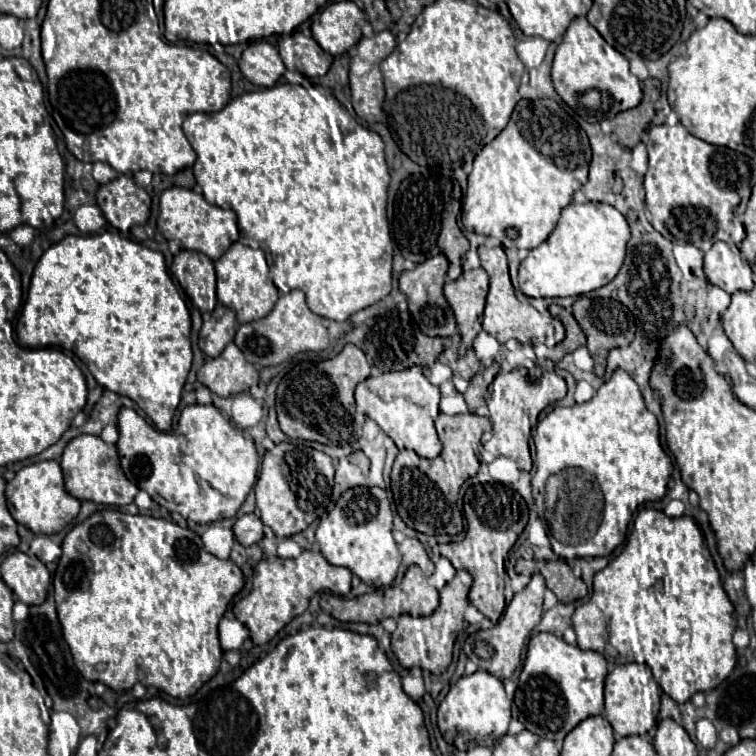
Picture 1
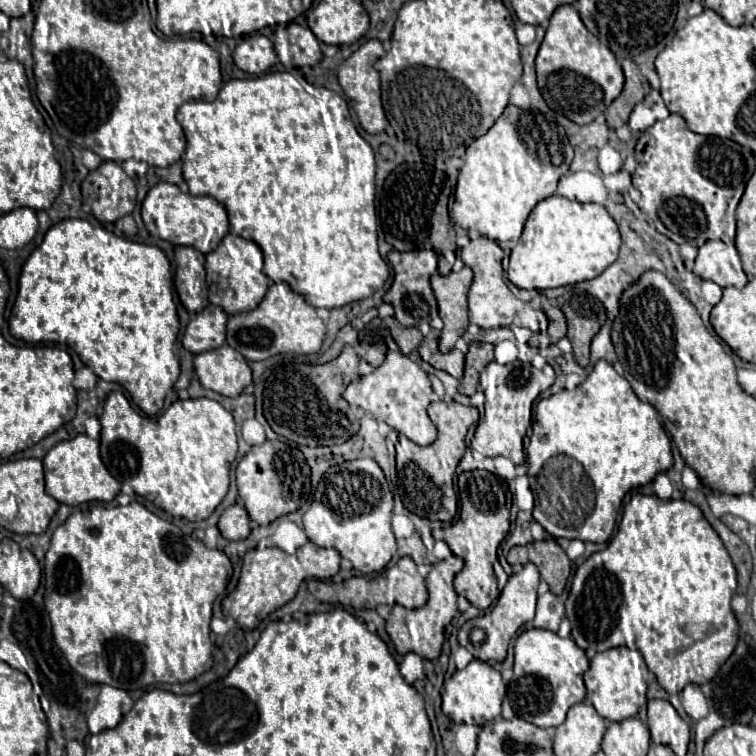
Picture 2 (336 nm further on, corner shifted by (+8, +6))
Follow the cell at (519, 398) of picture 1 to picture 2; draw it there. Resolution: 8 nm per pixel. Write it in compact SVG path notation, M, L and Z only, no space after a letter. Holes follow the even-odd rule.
M520 360L504 366L490 362L480 374L480 384L485 395L485 412L477 424L470 448L487 457L506 456L514 464L524 464L526 458L522 440L532 422L532 404L540 392L554 384L552 366L546 364L542 370L538 370L532 364L524 364Z

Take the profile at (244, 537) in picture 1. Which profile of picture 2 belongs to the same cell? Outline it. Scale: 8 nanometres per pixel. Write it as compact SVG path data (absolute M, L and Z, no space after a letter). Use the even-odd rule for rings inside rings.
M228 506L218 520L218 530L226 540L244 540L250 534L250 518L244 506Z

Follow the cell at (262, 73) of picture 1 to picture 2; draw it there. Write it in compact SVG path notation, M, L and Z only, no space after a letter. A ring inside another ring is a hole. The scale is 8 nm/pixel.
M250 34L234 48L234 62L248 74L264 74L276 62L276 52L266 36Z

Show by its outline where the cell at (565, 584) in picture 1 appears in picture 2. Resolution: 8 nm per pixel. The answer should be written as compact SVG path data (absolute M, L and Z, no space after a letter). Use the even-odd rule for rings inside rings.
M554 538L534 542L534 548L542 558L542 564L540 564L542 580L548 582L548 586L554 594L562 594L562 590L568 582L568 576L572 572L570 558L566 556L566 552L558 546L558 542Z

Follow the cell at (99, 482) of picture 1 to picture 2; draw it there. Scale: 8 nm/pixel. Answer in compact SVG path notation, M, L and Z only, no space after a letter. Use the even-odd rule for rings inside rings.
M78 434L72 440L58 442L42 460L46 474L46 492L60 504L78 506L82 502L110 502L120 492L120 482L106 470L100 458L98 440Z

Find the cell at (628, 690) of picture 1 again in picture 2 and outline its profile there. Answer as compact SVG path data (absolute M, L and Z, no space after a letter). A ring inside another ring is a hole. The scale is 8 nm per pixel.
M626 646L610 648L604 652L596 652L590 660L590 668L584 674L584 684L588 690L588 700L596 708L596 712L612 722L620 722L638 714L638 710L646 704L646 676L644 676L644 658L638 650L630 650Z

